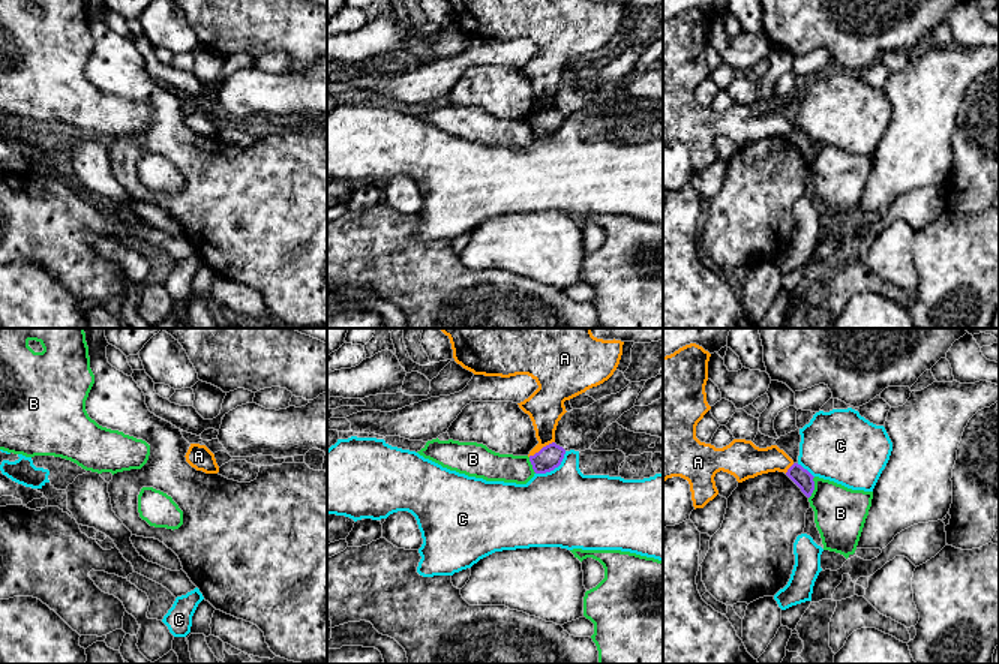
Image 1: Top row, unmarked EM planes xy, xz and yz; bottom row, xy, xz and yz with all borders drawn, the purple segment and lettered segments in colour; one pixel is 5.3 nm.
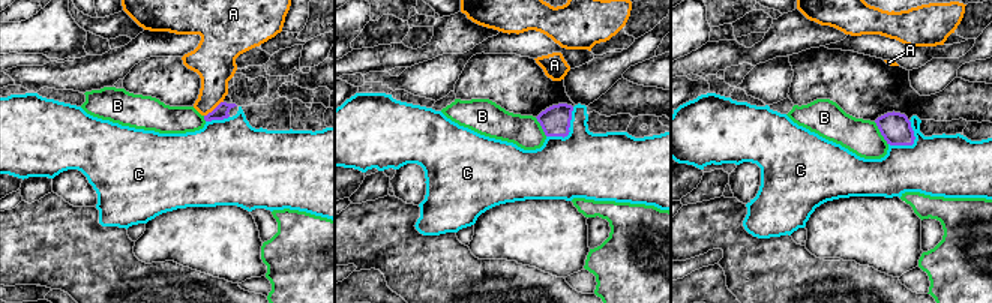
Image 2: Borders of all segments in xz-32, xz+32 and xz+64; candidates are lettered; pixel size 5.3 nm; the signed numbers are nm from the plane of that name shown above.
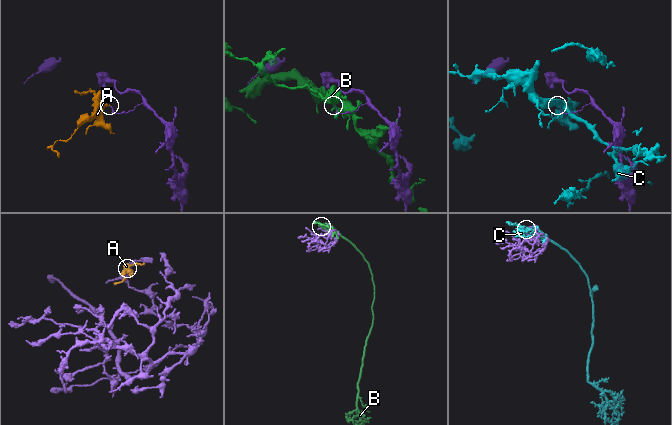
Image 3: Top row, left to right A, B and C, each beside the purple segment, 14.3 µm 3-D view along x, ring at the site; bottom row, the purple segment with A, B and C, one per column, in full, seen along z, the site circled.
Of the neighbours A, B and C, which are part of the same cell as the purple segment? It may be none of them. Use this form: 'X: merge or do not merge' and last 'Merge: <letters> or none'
A: do not merge
B: do not merge
C: do not merge
Merge: none

